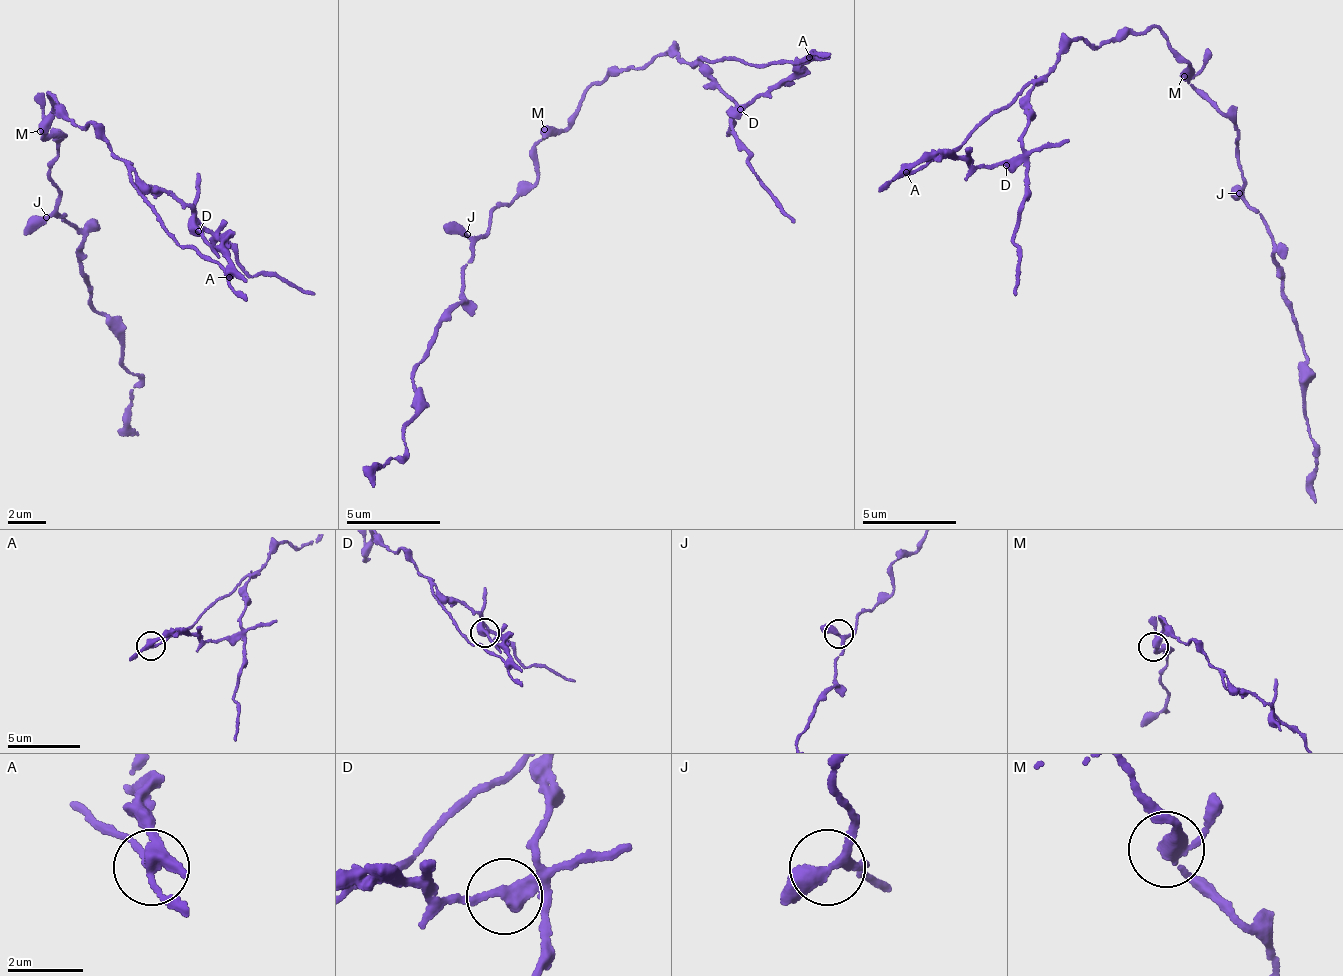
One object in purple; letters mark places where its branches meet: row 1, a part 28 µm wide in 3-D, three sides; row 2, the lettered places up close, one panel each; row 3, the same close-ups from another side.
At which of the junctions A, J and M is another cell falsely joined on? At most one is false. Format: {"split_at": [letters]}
{"split_at": ["A"]}

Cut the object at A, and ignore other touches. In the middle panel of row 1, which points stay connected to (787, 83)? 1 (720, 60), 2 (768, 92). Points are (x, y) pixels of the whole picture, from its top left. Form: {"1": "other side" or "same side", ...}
{"1": "other side", "2": "same side"}

